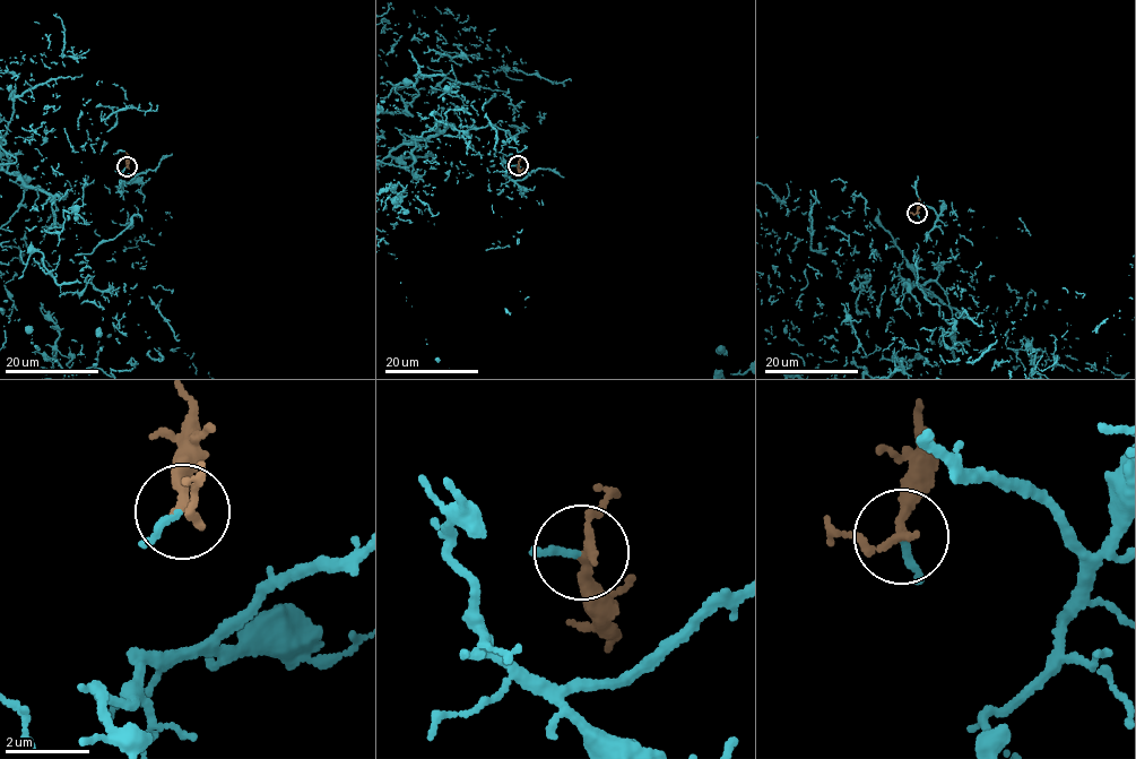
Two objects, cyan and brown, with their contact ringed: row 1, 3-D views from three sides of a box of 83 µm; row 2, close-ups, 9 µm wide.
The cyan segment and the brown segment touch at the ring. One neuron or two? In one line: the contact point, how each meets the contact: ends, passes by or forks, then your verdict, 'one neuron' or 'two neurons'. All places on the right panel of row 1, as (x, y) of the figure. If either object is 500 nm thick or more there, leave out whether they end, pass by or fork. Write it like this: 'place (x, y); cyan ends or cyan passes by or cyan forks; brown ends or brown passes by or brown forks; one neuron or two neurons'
place (917, 213); cyan ends; brown passes by; one neuron

